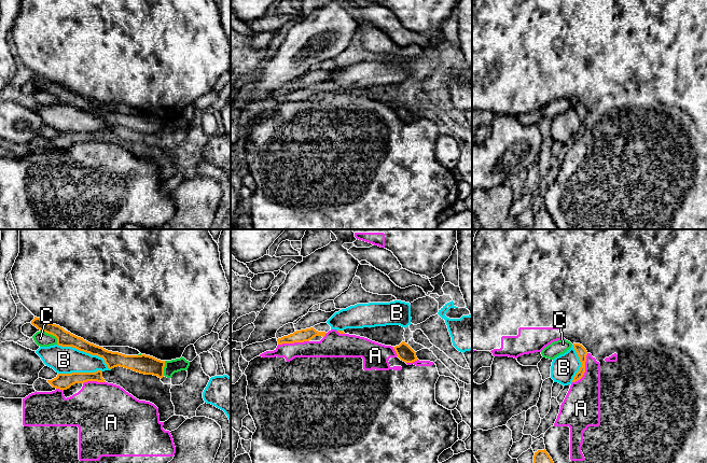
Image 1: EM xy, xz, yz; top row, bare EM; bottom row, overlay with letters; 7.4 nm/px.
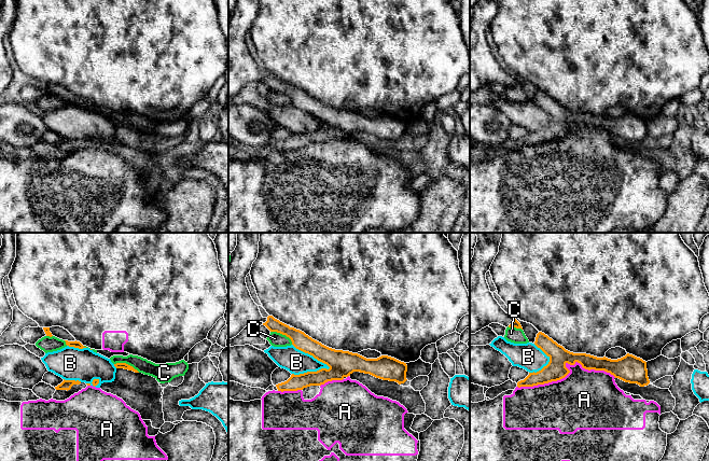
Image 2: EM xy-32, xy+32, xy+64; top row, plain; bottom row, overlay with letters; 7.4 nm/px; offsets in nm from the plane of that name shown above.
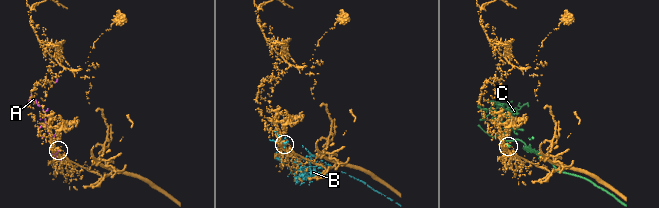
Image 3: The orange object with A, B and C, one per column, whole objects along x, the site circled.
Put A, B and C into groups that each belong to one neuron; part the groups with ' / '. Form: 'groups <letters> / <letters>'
groups A / B / C

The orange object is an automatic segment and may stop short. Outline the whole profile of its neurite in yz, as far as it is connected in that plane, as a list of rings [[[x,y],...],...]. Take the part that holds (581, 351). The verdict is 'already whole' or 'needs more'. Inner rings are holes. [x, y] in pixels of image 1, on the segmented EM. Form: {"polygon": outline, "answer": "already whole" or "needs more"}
{"polygon": [[[573,343],[573,348],[574,348],[577,354],[579,356],[579,360],[581,362],[581,367],[580,367],[579,371],[576,374],[576,376],[573,377],[573,380],[572,380],[572,382],[576,382],[576,381],[580,380],[585,373],[585,362],[586,362],[587,351],[580,343]]], "answer": "already whole"}

